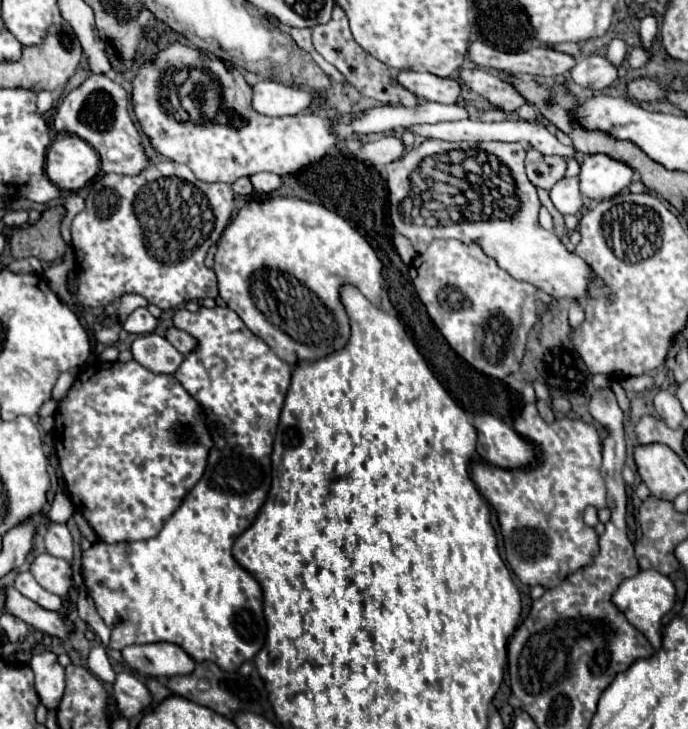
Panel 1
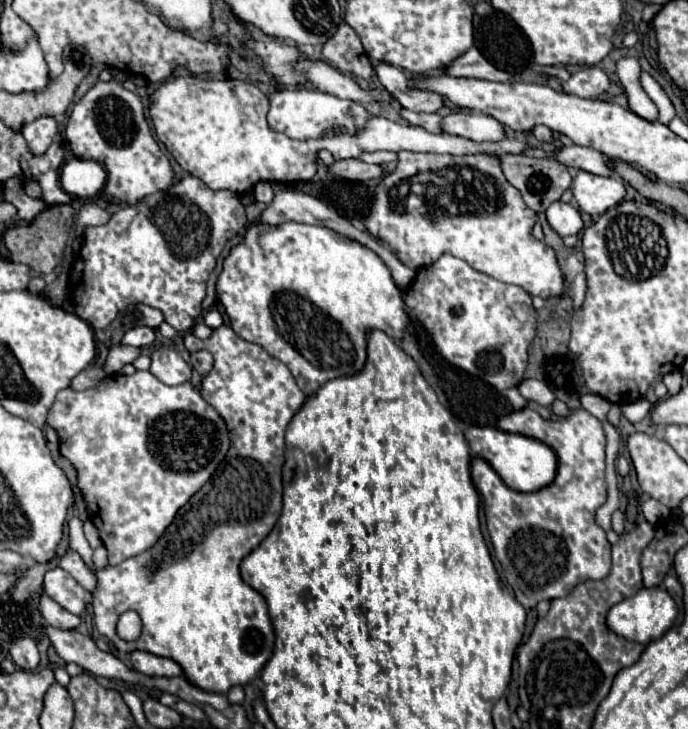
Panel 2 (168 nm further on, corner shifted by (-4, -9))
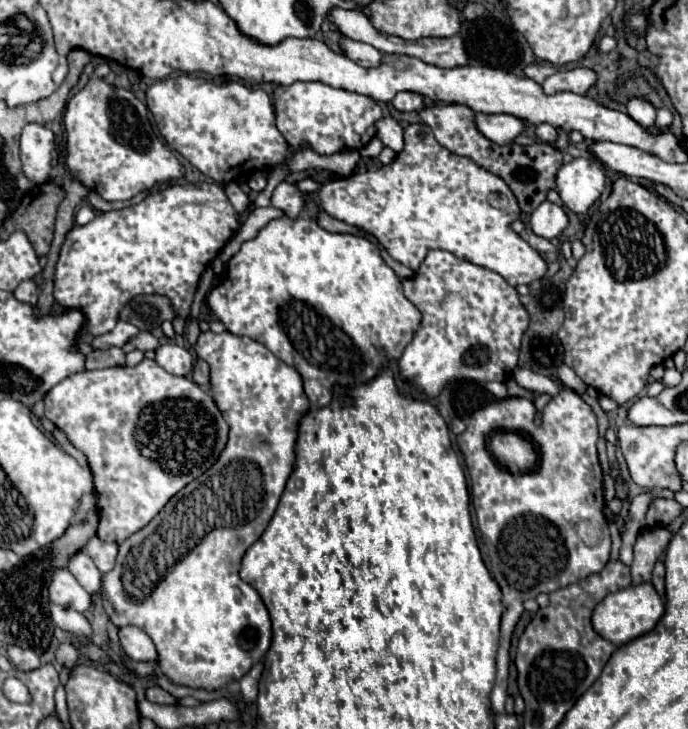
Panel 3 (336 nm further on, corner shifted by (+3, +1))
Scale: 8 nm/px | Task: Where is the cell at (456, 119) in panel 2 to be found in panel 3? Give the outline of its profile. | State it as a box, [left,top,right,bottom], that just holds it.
[475,114,525,144]

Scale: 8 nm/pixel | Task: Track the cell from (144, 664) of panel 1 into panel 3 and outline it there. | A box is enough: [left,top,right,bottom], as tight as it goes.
[119,626,157,662]

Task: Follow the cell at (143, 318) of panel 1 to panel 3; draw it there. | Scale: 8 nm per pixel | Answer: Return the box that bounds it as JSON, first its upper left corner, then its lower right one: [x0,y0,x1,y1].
[91,320,139,350]

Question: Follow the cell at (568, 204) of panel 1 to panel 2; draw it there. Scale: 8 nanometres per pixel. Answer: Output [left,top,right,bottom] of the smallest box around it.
[546,202,584,236]

